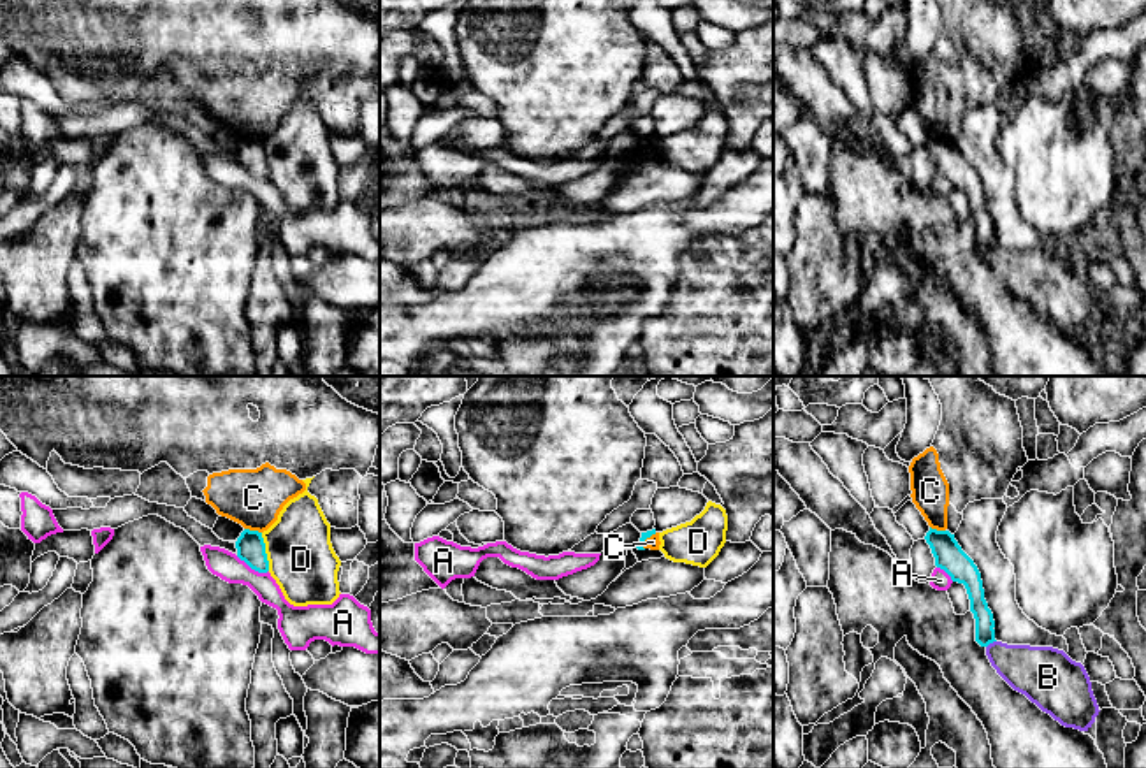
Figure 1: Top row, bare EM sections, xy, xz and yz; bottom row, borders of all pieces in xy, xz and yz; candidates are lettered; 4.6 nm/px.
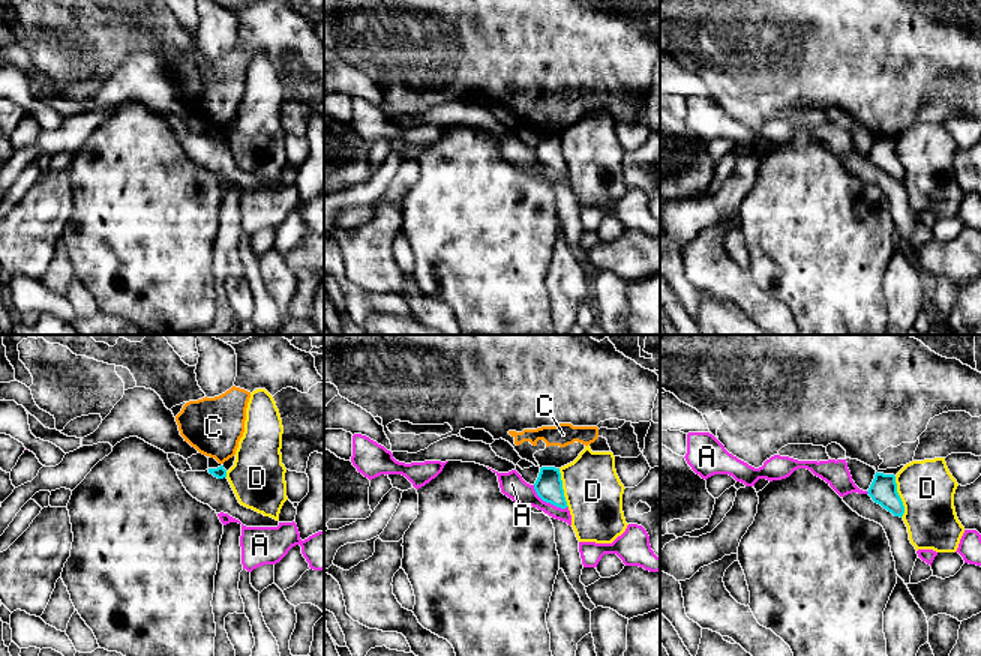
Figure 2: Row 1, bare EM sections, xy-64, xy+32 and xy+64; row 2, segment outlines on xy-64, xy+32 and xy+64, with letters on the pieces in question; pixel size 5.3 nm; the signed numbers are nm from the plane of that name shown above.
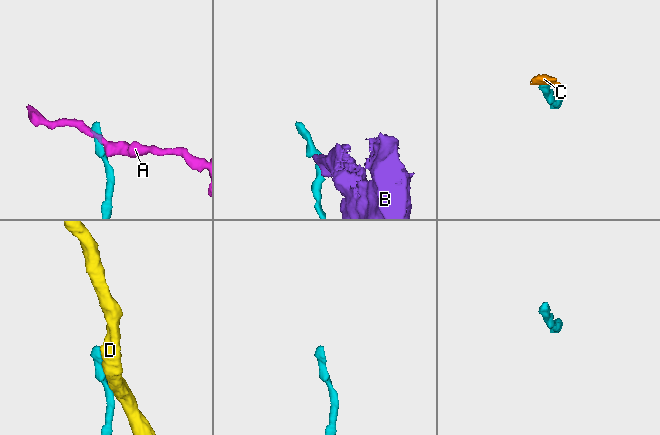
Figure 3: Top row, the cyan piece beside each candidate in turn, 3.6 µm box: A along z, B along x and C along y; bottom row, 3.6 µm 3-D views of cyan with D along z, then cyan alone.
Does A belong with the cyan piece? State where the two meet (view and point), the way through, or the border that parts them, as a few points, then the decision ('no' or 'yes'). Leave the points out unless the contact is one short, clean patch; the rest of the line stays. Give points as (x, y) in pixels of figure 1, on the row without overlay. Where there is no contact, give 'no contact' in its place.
meets cyan in xy at (252, 174); border along xy (236, 162), (252, 174), (268, 178); no

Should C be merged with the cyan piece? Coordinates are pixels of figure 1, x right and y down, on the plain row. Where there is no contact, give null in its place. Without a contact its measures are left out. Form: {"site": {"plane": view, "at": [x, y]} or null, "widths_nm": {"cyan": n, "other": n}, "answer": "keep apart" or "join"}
{"site": {"plane": "xy", "at": [253, 137]}, "widths_nm": {"cyan": 130, "other": 280}, "answer": "keep apart"}

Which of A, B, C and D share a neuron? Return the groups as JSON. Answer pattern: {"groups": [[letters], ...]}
{"groups": [["A"], ["B"], ["C"], ["D"]]}

